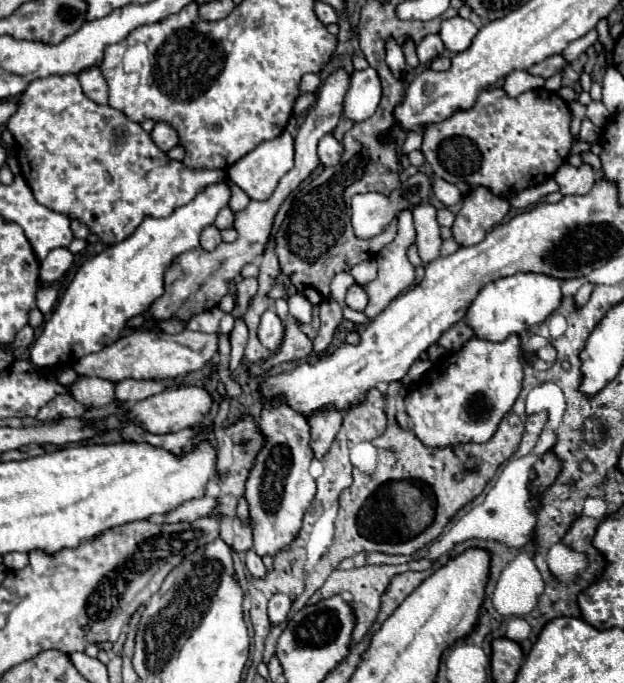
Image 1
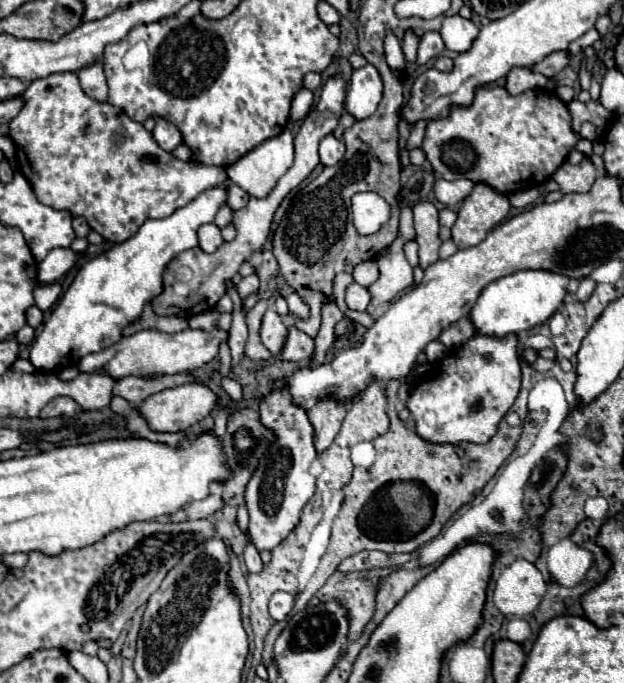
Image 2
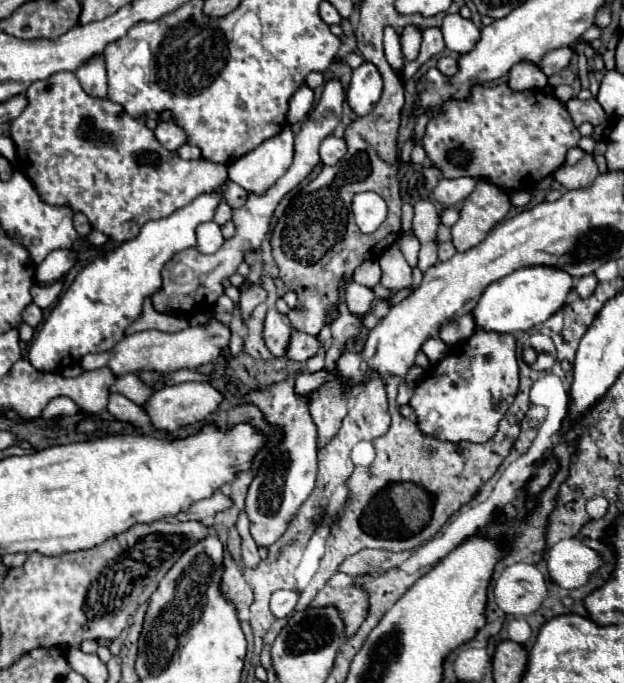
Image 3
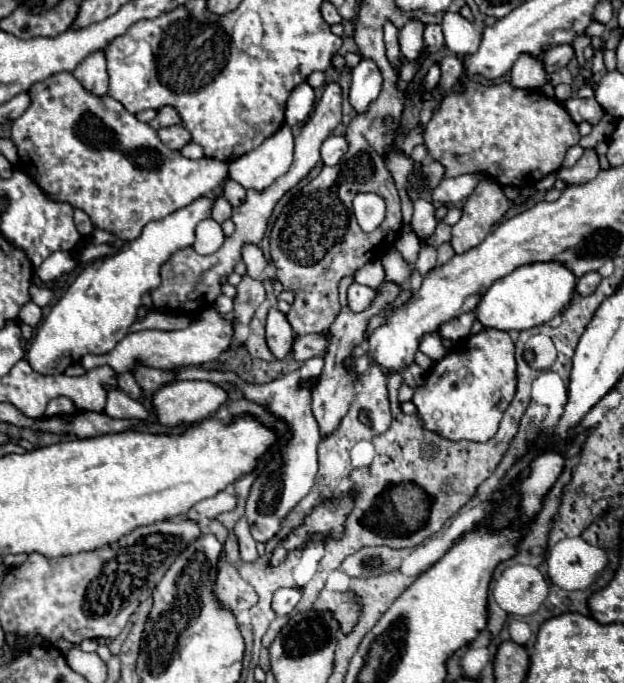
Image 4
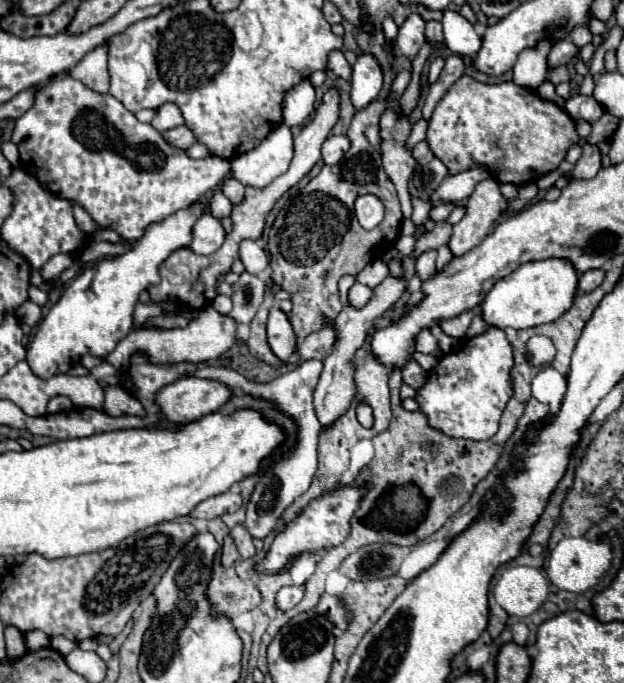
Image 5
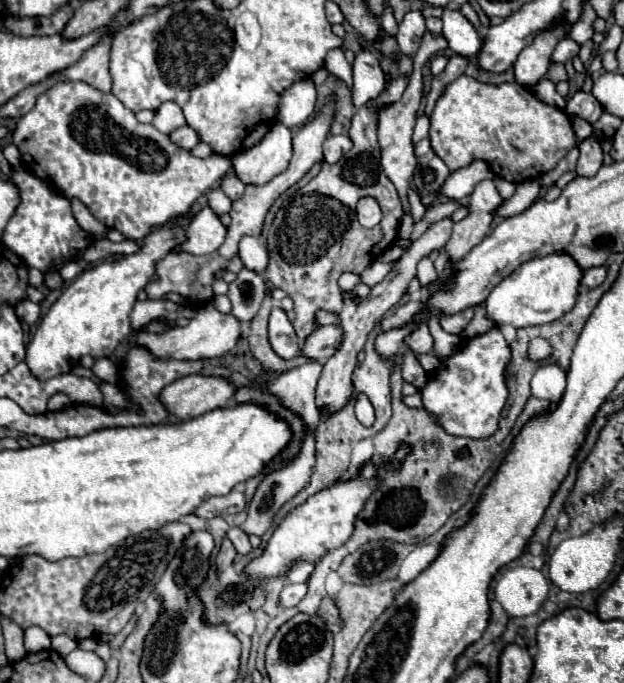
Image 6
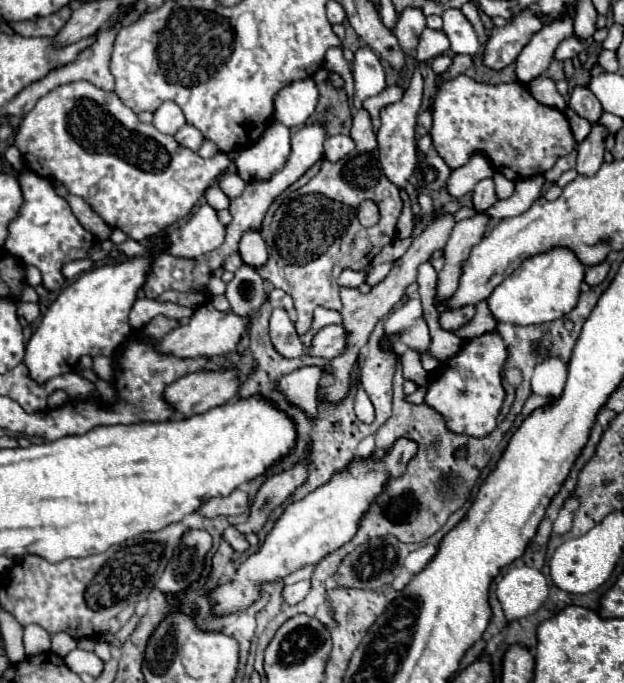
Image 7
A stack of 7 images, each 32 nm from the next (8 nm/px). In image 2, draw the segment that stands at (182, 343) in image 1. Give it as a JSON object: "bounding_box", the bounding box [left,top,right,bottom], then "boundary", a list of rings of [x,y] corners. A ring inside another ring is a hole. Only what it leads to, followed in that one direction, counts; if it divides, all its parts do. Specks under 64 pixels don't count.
{"bounding_box":[78,330,228,380],"boundary":[[[142,330],[132,336],[124,336],[114,346],[108,346],[102,352],[88,354],[78,362],[78,370],[92,374],[92,372],[104,372],[110,374],[114,380],[120,380],[124,376],[172,376],[182,372],[192,372],[206,362],[214,360],[218,356],[218,346],[222,340],[228,340],[228,332],[224,330],[182,330],[178,334],[166,334],[160,330]]]}

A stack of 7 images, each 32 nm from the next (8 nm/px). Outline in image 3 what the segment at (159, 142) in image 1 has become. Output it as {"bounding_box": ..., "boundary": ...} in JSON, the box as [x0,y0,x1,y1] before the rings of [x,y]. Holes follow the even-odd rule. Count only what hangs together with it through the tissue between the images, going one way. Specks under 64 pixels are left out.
{"bounding_box":[146,112,186,152],"boundary":[[[149,112],[146,116],[158,122],[156,130],[154,130],[154,136],[158,138],[158,142],[162,142],[162,146],[164,146],[166,150],[174,152],[174,150],[178,150],[178,148],[186,142],[186,132],[184,132],[180,126],[176,126],[174,122],[164,122],[164,120],[160,120],[159,115],[155,112]]]}

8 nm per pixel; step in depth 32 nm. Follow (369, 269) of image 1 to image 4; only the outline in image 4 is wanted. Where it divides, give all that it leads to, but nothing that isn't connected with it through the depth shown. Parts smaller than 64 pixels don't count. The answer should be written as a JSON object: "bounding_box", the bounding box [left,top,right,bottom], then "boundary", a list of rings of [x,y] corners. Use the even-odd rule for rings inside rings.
{"bounding_box":[354,260,384,288],"boundary":[[[378,260],[374,262],[366,262],[356,274],[354,274],[354,282],[358,284],[364,284],[364,286],[370,286],[370,288],[378,288],[384,280],[384,268]]]}

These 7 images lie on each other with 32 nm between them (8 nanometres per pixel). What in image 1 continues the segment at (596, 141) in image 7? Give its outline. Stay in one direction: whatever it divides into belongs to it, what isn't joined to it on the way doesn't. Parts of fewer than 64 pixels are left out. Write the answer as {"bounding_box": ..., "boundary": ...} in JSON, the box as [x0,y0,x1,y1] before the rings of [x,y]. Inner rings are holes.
{"bounding_box":[554,164,596,196],"boundary":[[[562,164],[556,170],[554,180],[560,184],[562,196],[582,196],[582,194],[590,192],[590,188],[596,182],[596,176],[588,164],[582,164],[580,168],[574,168],[570,164]]]}

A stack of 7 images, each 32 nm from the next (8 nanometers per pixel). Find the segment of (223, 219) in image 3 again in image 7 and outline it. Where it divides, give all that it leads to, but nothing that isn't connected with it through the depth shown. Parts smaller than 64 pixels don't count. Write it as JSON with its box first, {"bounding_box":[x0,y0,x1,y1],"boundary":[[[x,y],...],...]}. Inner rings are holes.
{"bounding_box":[204,184,230,210],"boundary":[[[216,184],[210,186],[204,196],[206,196],[206,202],[208,202],[214,210],[228,210],[228,206],[230,206],[230,198],[228,198]]]}

